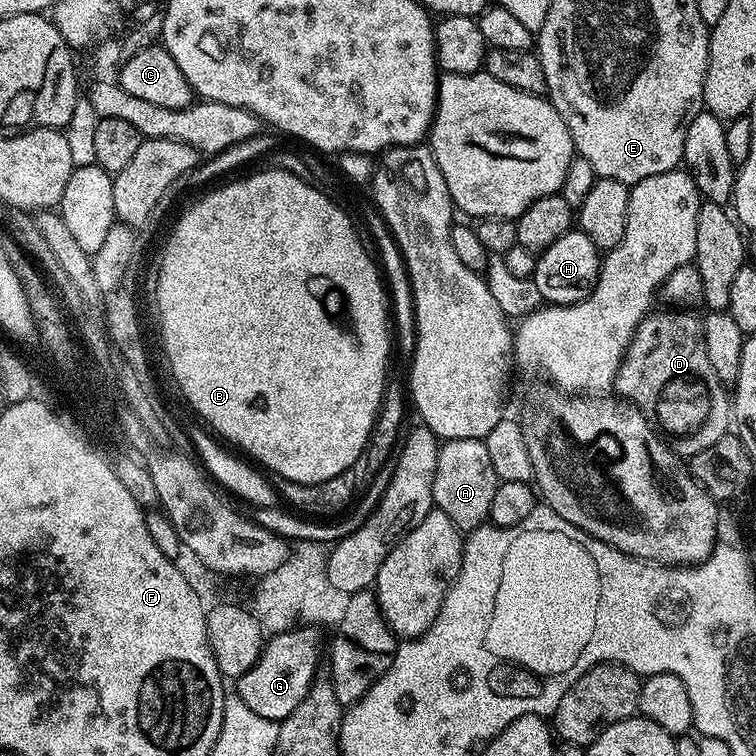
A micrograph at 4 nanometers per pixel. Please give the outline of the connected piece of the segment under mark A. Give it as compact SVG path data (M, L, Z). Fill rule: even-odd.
M458 438L441 443L438 454L438 470L434 474L432 503L461 530L479 528L488 520L490 502L498 481L494 466L490 466L490 454L486 454L483 440Z

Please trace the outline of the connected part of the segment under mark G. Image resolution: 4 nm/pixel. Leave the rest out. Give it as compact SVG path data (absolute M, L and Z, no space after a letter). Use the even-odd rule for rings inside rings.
M299 626L273 635L263 645L257 661L234 680L235 695L240 696L254 714L279 722L306 698L310 686L318 678L316 667L320 664L320 636L315 631L317 629L312 626Z

